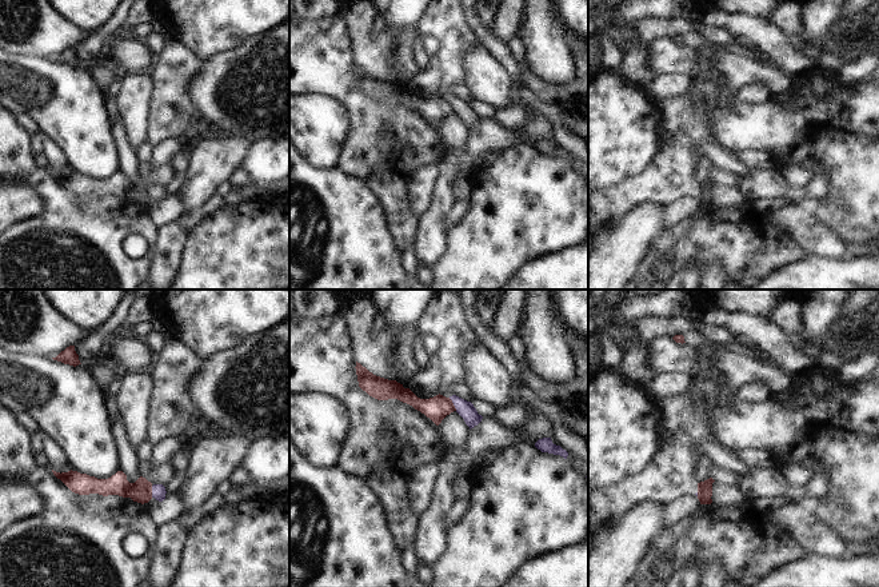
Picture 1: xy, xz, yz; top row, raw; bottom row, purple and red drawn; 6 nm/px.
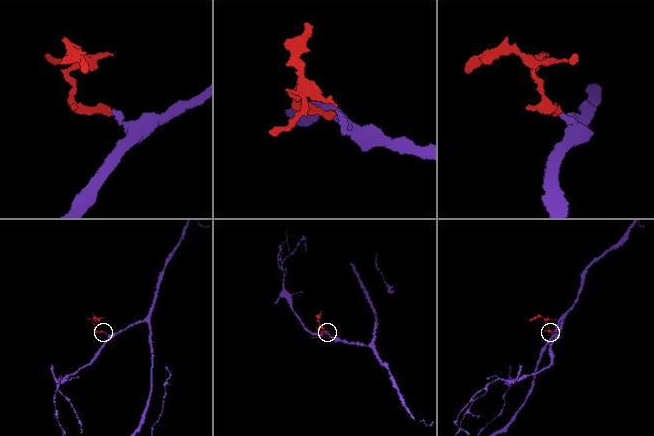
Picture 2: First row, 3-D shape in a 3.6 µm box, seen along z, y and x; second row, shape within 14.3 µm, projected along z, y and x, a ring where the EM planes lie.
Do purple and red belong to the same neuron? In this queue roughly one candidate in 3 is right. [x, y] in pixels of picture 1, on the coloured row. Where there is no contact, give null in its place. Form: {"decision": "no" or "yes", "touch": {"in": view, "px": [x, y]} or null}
{"decision": "no", "touch": {"in": "xz", "px": [454, 404]}}

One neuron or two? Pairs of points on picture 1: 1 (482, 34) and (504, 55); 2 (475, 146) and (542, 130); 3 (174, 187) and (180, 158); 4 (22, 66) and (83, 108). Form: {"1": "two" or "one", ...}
{"1": "one", "2": "two", "3": "one", "4": "one"}

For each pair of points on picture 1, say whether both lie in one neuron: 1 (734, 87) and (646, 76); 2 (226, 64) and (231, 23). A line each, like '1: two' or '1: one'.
1: two
2: two

